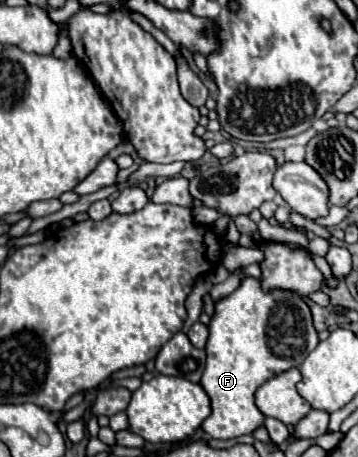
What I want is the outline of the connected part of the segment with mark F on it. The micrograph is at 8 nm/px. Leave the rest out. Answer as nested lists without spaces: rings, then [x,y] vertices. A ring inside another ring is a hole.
[[[243,279],[237,291],[215,305],[215,317],[209,325],[207,365],[201,387],[211,397],[211,415],[203,421],[203,431],[223,441],[253,435],[265,423],[265,415],[255,405],[257,387],[299,367],[317,343],[311,311],[303,297],[291,291],[263,293],[257,279]]]

